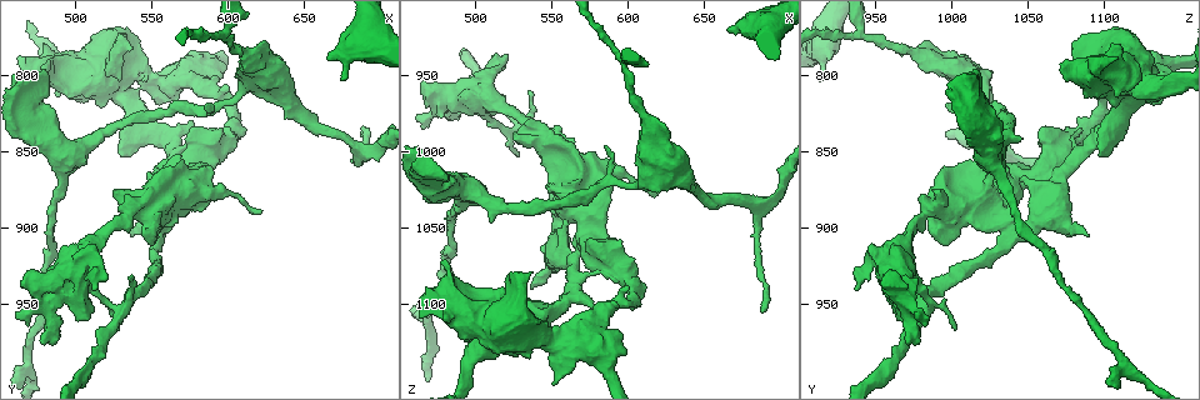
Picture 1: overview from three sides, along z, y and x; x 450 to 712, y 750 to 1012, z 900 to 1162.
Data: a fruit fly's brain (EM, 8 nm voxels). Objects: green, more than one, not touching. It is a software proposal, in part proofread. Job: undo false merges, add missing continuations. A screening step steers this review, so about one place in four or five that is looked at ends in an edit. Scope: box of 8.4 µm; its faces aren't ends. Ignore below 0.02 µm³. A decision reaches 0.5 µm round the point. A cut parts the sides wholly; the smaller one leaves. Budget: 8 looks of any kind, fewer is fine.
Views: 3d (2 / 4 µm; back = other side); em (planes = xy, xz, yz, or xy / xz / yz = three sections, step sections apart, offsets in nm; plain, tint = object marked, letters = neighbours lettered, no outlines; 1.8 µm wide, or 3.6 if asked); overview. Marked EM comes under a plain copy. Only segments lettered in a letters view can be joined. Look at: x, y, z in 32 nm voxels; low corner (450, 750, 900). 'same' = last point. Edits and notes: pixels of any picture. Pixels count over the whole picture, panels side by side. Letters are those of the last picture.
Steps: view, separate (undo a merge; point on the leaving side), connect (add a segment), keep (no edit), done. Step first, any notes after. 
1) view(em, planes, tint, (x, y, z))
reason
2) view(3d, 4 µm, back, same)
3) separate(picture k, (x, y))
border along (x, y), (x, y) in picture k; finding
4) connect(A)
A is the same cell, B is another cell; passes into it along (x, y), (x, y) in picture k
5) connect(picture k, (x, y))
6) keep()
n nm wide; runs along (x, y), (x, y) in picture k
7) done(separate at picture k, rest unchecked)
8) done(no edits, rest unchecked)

view(3d, 2 µm, (562, 796, 1144))
an open end

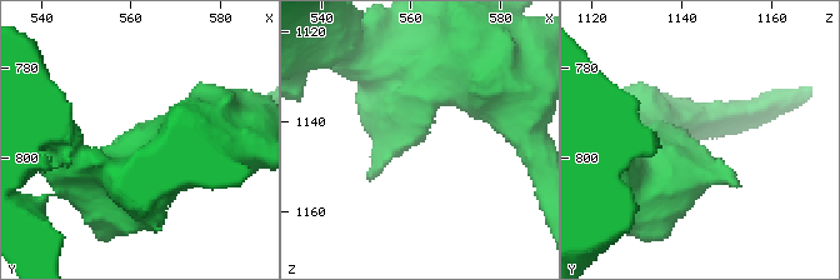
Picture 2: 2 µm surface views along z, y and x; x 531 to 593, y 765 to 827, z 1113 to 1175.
view(em, planes, tint, (563, 798, 1143))

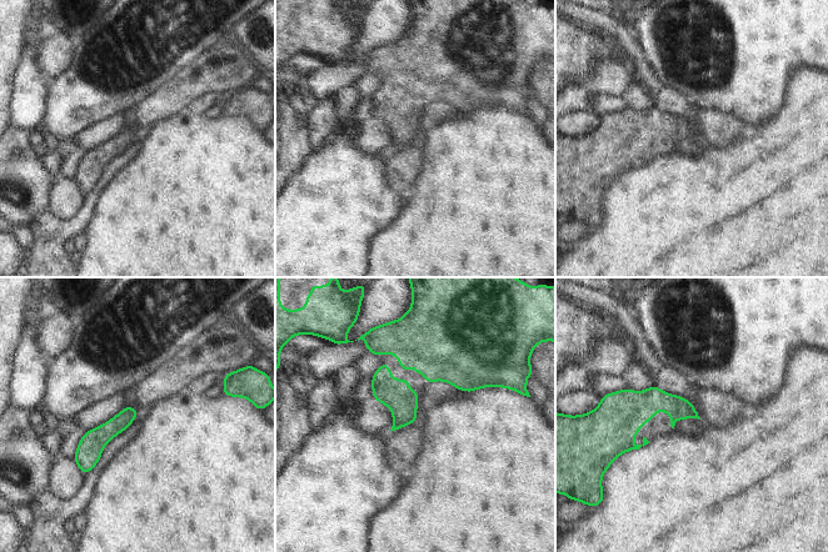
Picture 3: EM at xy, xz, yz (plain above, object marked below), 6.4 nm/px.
view(em, planes, letters, same)

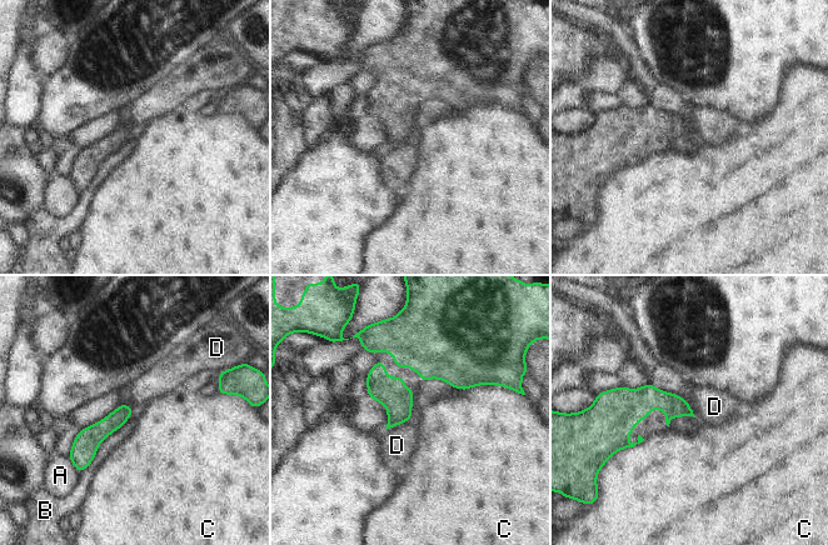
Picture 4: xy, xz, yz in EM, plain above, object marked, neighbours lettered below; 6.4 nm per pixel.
keep()
C touches over 260 nm; A, B, C and D are other cells; no lettered segment goes on from it

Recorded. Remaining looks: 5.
view(3d, 2 µm, (480, 792, 1072))
branch stops here

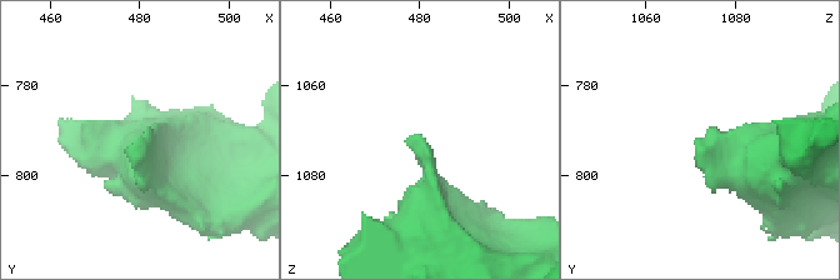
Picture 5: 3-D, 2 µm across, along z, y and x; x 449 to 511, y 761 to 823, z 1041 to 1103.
view(em, planes, letters, (477, 793, 1071))
now the EM

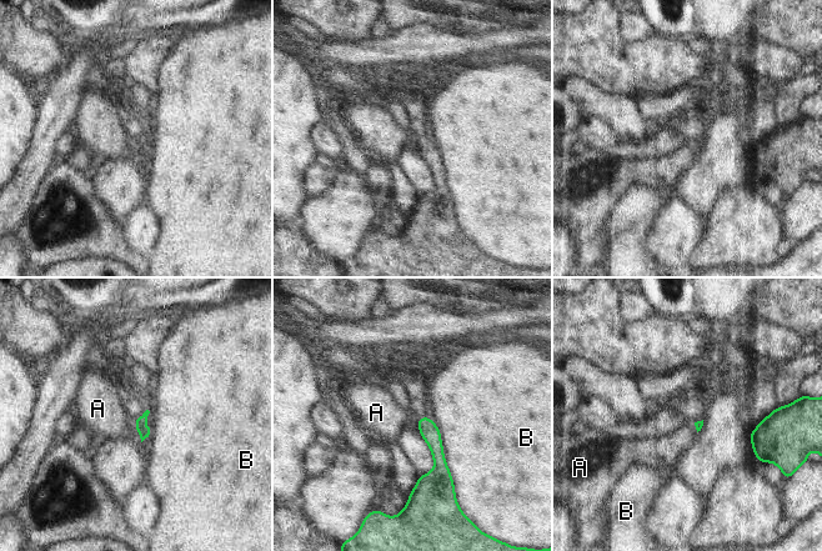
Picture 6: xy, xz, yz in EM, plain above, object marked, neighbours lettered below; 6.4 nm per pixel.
keep()
B touches over 500 nm; A and B are other cells; border along (134, 422), (141, 442) in picture 6; none of them fits

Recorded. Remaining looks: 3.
view(3d, 2 µm, back, (684, 846, 1034))
abrupt turn

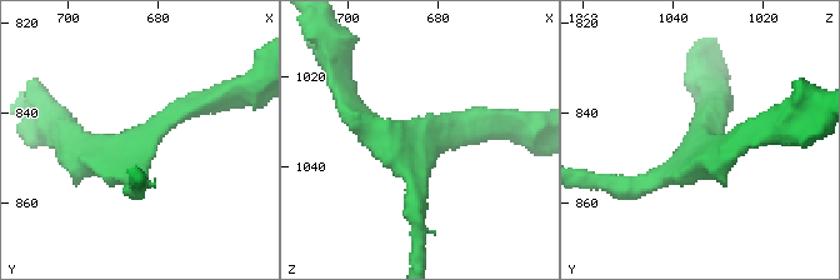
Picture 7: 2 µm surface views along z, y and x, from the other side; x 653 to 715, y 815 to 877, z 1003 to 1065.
view(em, yz, step 8, letters, (683, 846, 1034))
3 arms; shape alone is not enough

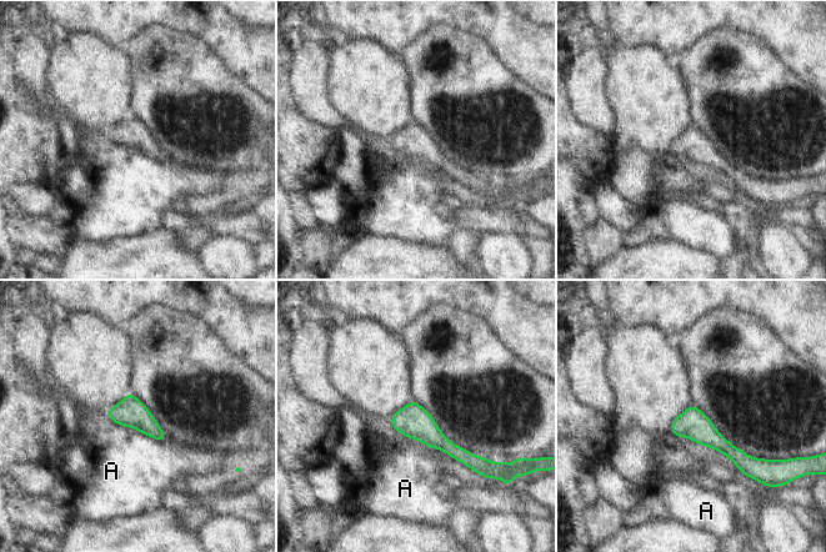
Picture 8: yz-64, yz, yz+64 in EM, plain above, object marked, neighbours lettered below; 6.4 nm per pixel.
keep()
A touches over 440 nm; A is another cell; runs along (394, 420), (416, 422), (477, 462) in picture 8; continuous, no second cell

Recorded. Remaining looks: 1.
done(no edits, rest unchecked)

